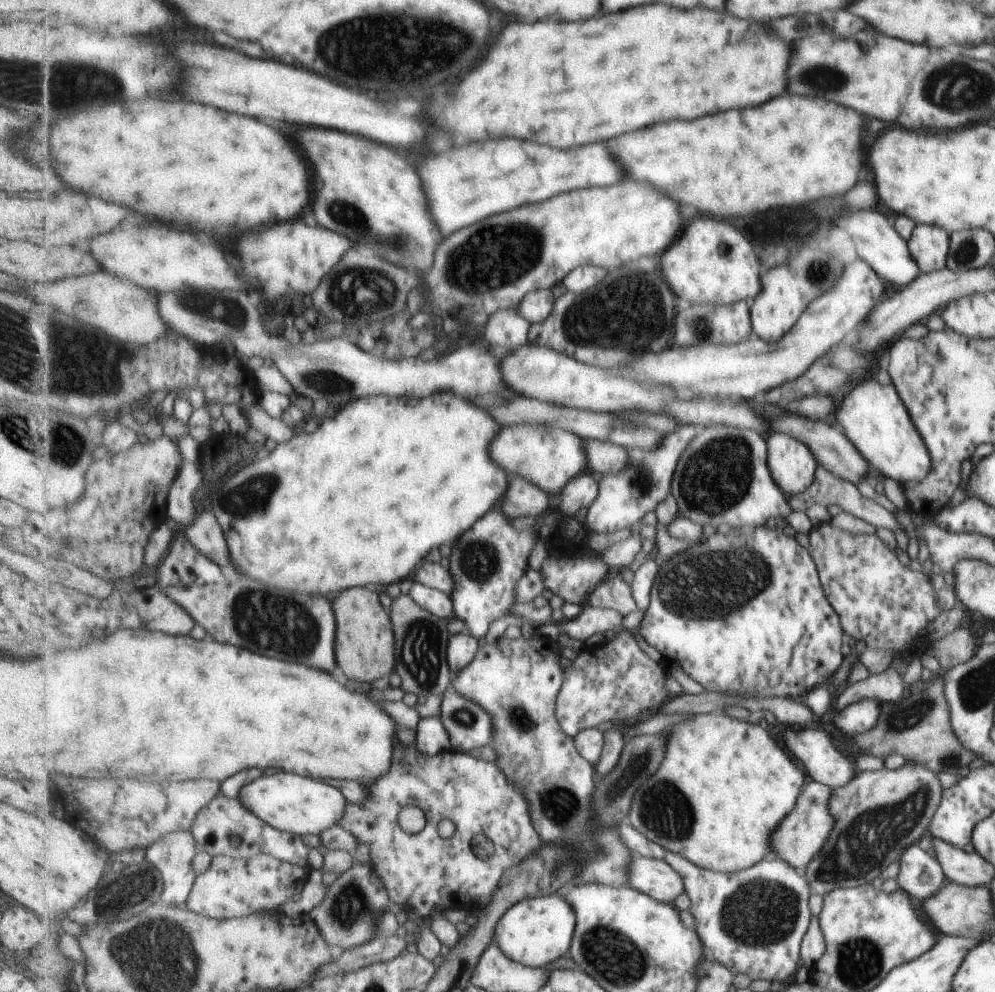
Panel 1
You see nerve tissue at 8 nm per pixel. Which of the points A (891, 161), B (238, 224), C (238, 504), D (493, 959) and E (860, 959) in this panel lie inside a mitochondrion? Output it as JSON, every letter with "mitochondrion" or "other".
{"A":"other","B":"other","C":"mitochondrion","D":"other","E":"mitochondrion"}

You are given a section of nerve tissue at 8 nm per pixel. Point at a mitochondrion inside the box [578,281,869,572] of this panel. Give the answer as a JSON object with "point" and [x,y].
{"point":[717,475]}

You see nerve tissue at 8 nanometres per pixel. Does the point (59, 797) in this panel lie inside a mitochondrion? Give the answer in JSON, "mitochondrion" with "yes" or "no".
{"mitochondrion":"no"}

